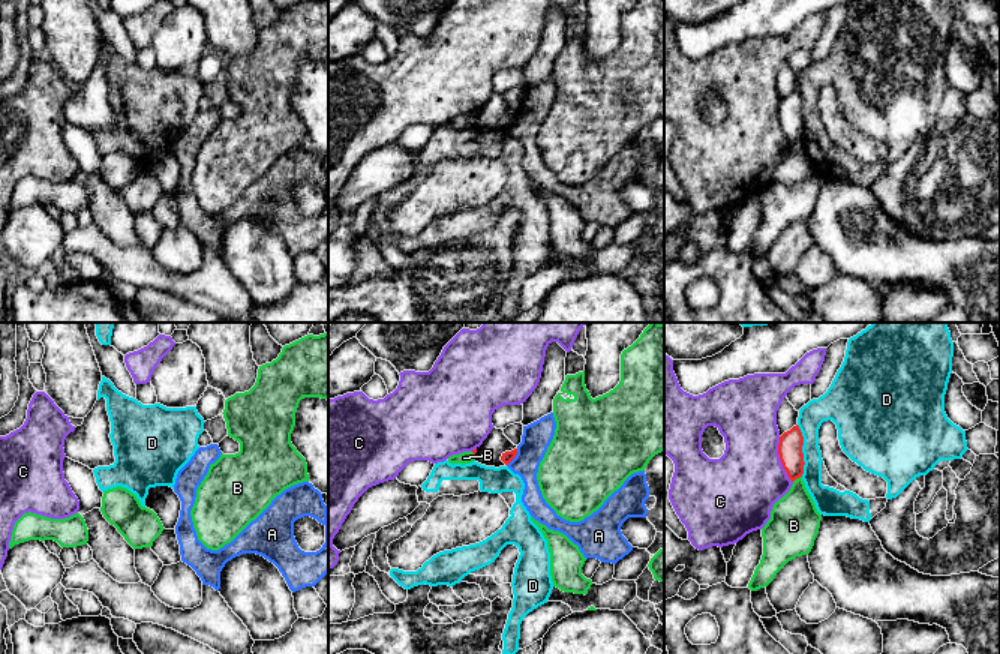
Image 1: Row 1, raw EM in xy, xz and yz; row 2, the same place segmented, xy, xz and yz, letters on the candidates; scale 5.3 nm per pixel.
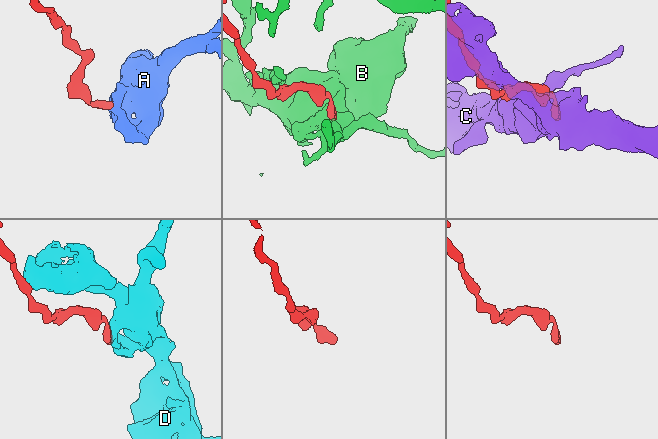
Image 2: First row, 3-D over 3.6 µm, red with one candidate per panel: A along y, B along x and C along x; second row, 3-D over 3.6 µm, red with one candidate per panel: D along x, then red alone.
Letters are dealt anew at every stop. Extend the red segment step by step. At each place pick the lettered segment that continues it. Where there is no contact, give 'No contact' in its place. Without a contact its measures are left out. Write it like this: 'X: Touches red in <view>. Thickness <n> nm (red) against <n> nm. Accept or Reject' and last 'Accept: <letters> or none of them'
A: Touches red in xz. Thickness 60 nm (red) against 160 nm. Reject
B: Touches red in yz. Thickness 130 nm (red) against 260 nm. Reject
C: Touches red in yz. Thickness 130 nm (red) against 380 nm. Reject
D: Touches red in yz. Thickness 130 nm (red) against 140 nm. Reject
Accept: none of them

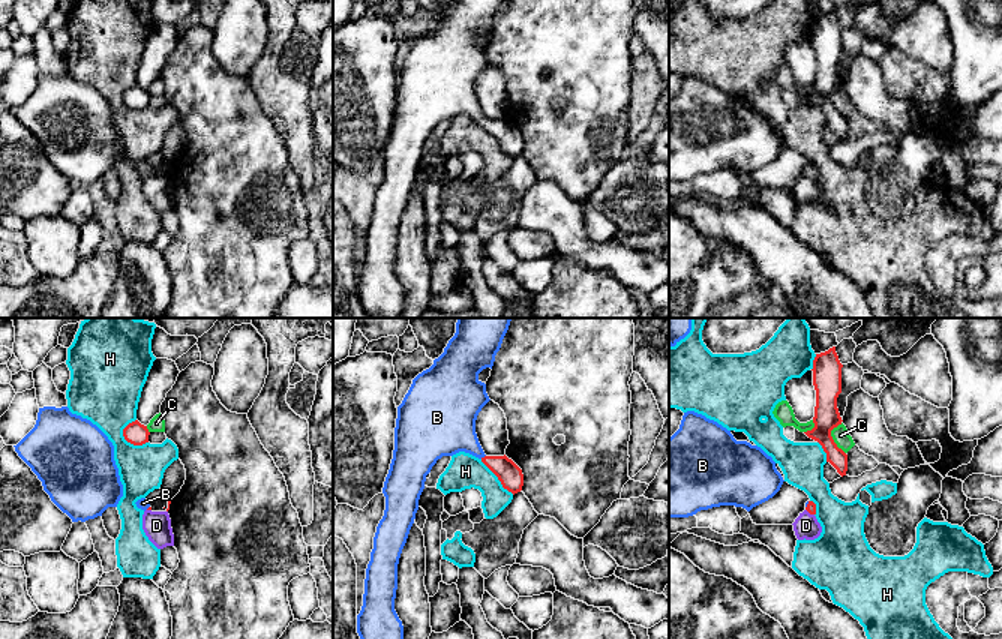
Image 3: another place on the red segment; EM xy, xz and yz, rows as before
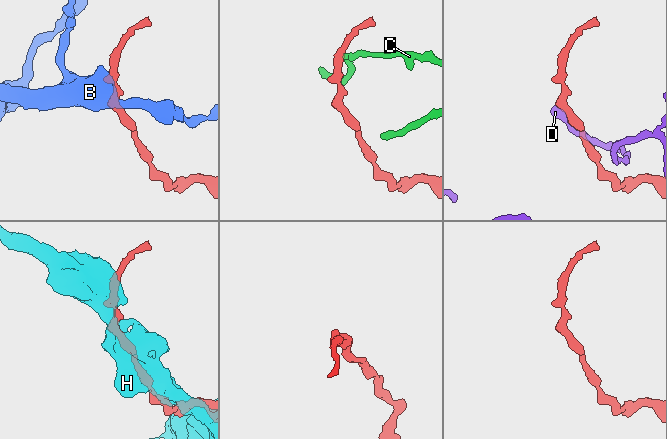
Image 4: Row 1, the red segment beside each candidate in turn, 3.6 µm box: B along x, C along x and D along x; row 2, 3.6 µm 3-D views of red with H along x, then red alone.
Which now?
B: Touches red in xz. Thickness 130 nm (red) against 300 nm. Accept
C: Touches red in yz. Thickness 140 nm (red) against 90 nm. Reject
D: Touches red in yz. Thickness 50 nm (red) against 140 nm. Reject
H: Touches red in xy. Thickness 120 nm (red) against 360 nm. Reject
Accept: B

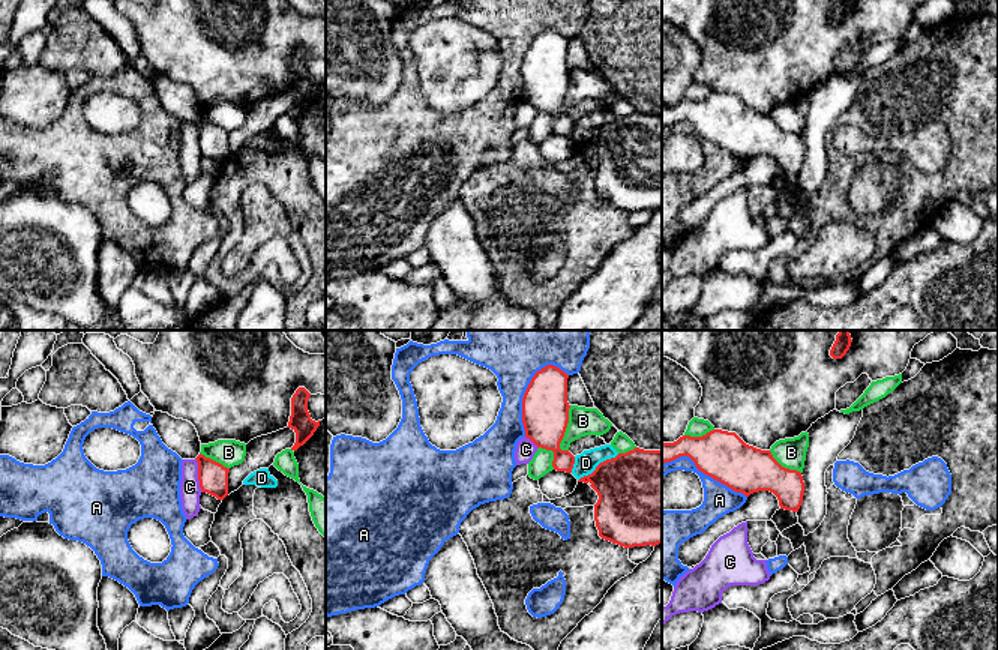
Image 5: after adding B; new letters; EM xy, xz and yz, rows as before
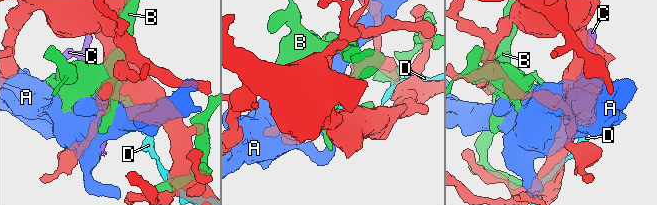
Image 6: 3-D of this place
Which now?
A: Touches red in xz. Thickness 260 nm (red) against 320 nm. Reject
B: Touches red in xz. Thickness 260 nm (red) against 150 nm. Reject
C: Touches red in xy. Thickness 160 nm (red) against 110 nm. Reject
D: Touches red in xz. Thickness 420 nm (red) against 120 nm. Reject
Accept: none of them

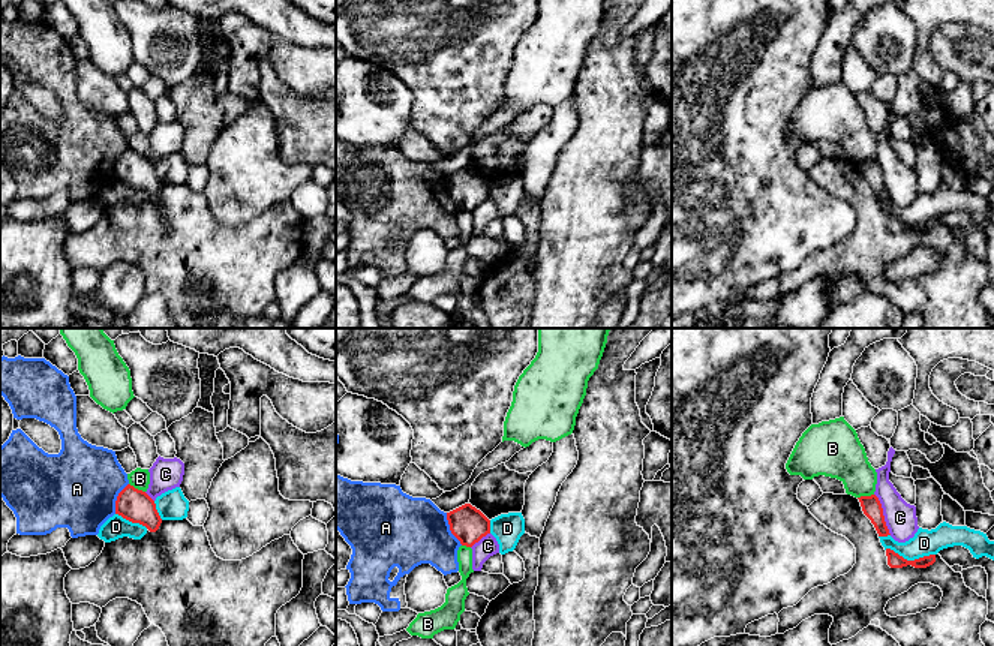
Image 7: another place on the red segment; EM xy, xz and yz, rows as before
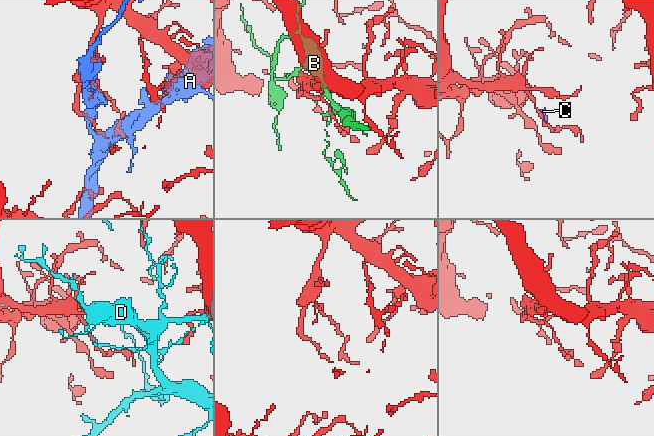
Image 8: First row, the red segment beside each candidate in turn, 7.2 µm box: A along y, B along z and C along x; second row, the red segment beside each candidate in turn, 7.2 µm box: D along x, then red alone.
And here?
A: Touches red in xz. Thickness 190 nm (red) against 380 nm. Reject
B: Touches red in xy. Thickness 180 nm (red) against 110 nm. Reject
C: Touches red in yz. Thickness 110 nm (red) against 170 nm. Reject
D: Touches red in yz. Thickness 80 nm (red) against 140 nm. Reject
Accept: none of them

